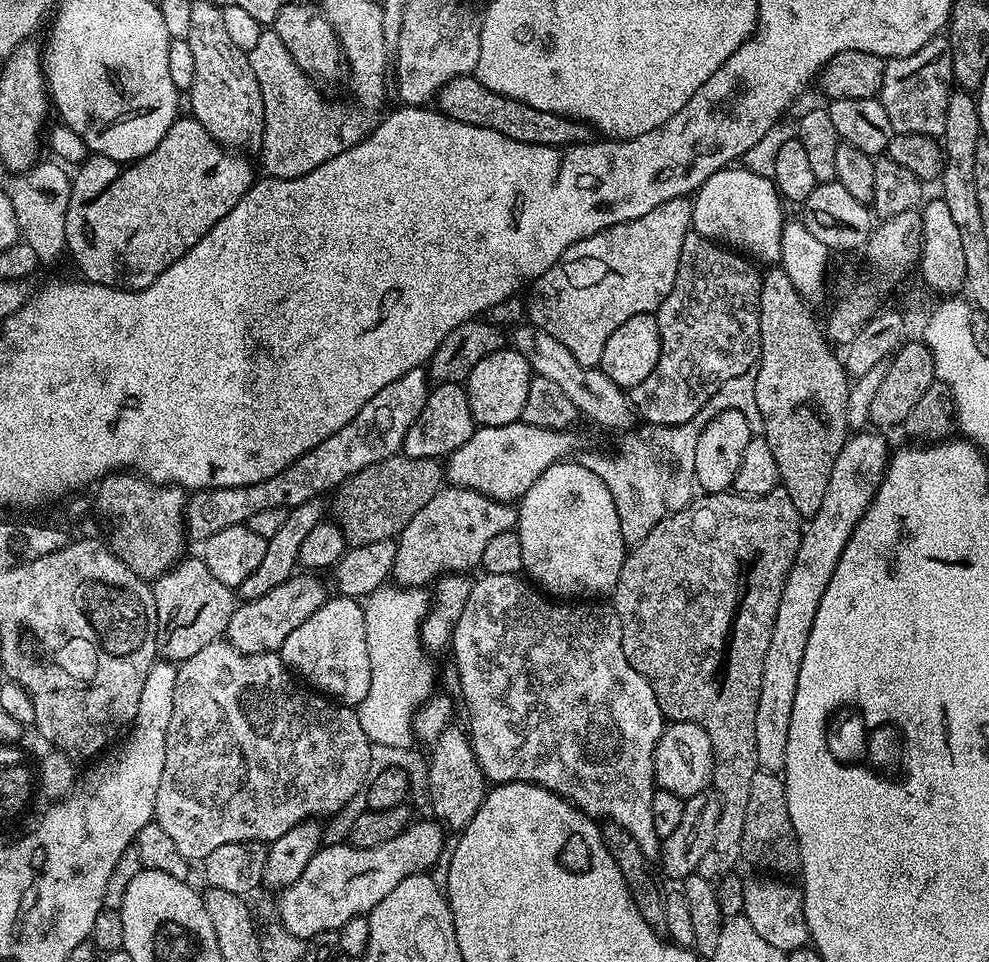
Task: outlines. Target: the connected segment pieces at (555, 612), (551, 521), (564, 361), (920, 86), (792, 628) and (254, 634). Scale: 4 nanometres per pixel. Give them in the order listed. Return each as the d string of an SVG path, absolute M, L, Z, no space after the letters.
M484 574L481 575L481 580L478 579L473 583L470 592L470 598L466 602L466 606L462 612L462 618L458 620L454 630L452 631L452 643L450 652L456 655L456 676L460 679L460 692L464 695L464 700L468 703L468 724L466 723L467 731L470 733L472 749L476 755L476 760L480 764L480 769L484 772L485 777L493 785L498 784L537 784L546 790L550 790L554 794L564 797L569 800L576 808L581 808L587 816L591 816L600 822L611 822L622 826L624 830L629 831L630 836L638 842L638 846L642 846L642 852L650 861L655 861L660 855L660 845L662 838L658 834L658 830L654 830L654 817L650 810L650 802L656 793L656 775L654 774L654 750L658 746L660 735L666 727L666 717L662 714L662 710L658 706L658 698L654 698L654 690L650 686L650 682L646 678L642 678L642 674L638 674L638 670L634 670L634 666L630 666L630 662L626 658L626 654L622 650L622 626L616 617L616 610L611 606L605 606L600 602L553 602L543 591L537 590L527 579L521 578L519 575L511 576L510 574Z
M578 462L570 463L550 466L518 501L524 572L552 598L580 598L583 592L588 598L604 598L615 589L626 555L618 510L606 482L602 482L594 470L586 470L586 466Z
M530 322L513 327L511 332L511 347L515 348L518 354L525 356L535 375L550 378L550 382L560 387L568 395L570 402L574 402L577 413L581 417L589 416L594 423L601 424L604 428L628 430L633 427L634 409L629 393L619 388L614 382L610 382L610 378L606 378L606 374L601 372L599 367L582 366L576 361L574 354L570 354L570 350L566 350L566 346L558 342L558 338L546 334Z
M947 35L935 36L922 50L905 56L893 56L884 65L880 105L890 114L893 133L926 134L943 137L946 130L946 106L954 91L951 48Z
M860 430L855 434L849 435L845 440L842 450L838 454L838 458L834 462L834 470L830 470L830 486L826 486L826 498L822 498L822 507L818 510L818 514L814 514L808 521L806 527L800 534L800 545L798 546L798 554L794 558L794 562L788 571L786 578L786 586L782 586L782 602L778 602L778 614L774 618L774 634L770 634L770 650L766 650L766 662L762 666L762 686L758 694L758 714L754 714L754 750L756 751L756 766L761 772L783 773L786 766L786 741L790 738L790 714L794 714L794 690L798 690L798 670L802 670L802 654L806 654L806 638L810 638L810 626L814 626L814 614L818 614L818 602L822 602L822 594L826 594L826 586L830 586L830 577L834 575L834 566L838 566L838 558L842 558L842 550L846 550L846 542L850 542L850 534L854 534L854 526L858 526L858 522L862 518L862 514L866 514L866 510L870 506L872 499L876 497L878 486L884 477L884 471L888 469L890 459L890 447L879 436L876 430Z
M293 574L286 582L282 582L282 586L274 586L274 590L270 590L270 594L262 594L262 598L257 600L243 601L234 610L234 614L228 623L228 631L226 633L227 643L233 644L237 652L245 652L246 654L258 654L259 652L279 653L292 630L298 629L302 622L306 622L308 618L324 603L328 602L330 592L324 589L324 584L320 580L315 580L312 574Z

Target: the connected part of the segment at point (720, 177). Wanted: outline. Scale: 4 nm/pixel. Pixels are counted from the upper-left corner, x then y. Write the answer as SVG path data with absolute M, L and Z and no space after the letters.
M740 166L718 170L702 182L692 200L691 231L761 265L775 265L780 258L782 230L786 223L782 197L769 177L758 174L751 167L736 167Z

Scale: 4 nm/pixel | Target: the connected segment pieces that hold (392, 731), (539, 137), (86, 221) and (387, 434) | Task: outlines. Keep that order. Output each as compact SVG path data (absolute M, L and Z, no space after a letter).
M385 586L370 593L362 605L366 624L366 647L370 656L370 690L358 705L362 730L366 730L368 739L373 744L408 748L414 740L412 720L421 706L434 695L435 688L432 687L436 684L436 668L420 640L420 627L430 607L430 592L427 587Z
M475 75L459 76L438 93L438 108L444 115L458 122L466 122L470 126L482 126L486 130L498 130L498 134L506 134L506 138L514 138L514 142L530 142L534 146L574 146L590 144L594 139L594 129L583 120L571 120L568 116L550 114L550 110L534 110L534 106L526 106L526 102L518 102L514 98L506 98L506 94L494 94L490 86L482 86Z
M177 118L166 138L140 160L121 163L105 156L89 155L80 173L72 176L70 206L64 215L67 255L72 255L81 277L89 284L135 290L150 286L182 254L186 254L215 224L222 222L254 183L247 155L221 146L194 118Z
M415 368L398 382L390 382L390 386L378 390L338 434L330 434L326 442L322 442L314 450L302 454L286 470L274 474L274 478L266 478L262 482L254 482L246 486L226 486L225 488L201 488L193 491L186 500L184 527L187 535L197 542L210 539L218 530L226 530L226 526L247 524L254 514L262 514L262 510L275 508L293 508L302 506L302 502L323 497L323 492L331 493L340 487L349 476L360 472L366 466L374 466L386 458L397 455L404 447L404 439L414 426L418 414L422 414L422 406L426 406L426 398L430 391L430 376L424 368Z

